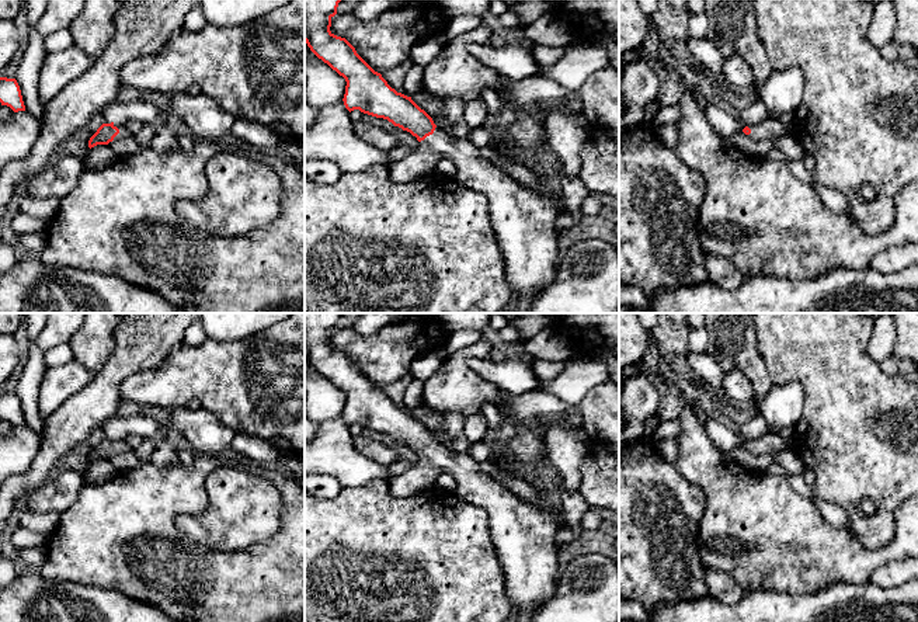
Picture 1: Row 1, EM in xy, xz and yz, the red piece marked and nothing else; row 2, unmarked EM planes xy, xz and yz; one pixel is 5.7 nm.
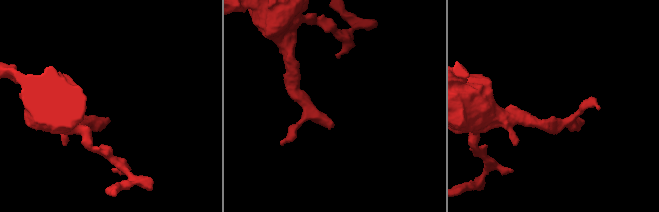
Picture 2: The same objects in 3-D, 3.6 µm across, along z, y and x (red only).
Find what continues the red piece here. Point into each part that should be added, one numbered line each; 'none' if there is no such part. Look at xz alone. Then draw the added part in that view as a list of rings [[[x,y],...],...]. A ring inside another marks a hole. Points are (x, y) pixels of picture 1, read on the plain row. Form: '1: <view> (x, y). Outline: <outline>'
1: xz (524, 532). Outline: [[[435,442],[434,448],[418,458],[406,472],[393,476],[387,484],[392,496],[410,497],[435,486],[437,477],[448,472],[456,482],[455,493],[470,504],[484,508],[500,564],[505,574],[505,595],[515,608],[528,608],[529,614],[547,602],[554,591],[559,570],[559,552],[556,534],[564,525],[564,517],[556,505],[542,507],[533,501],[518,498],[490,475],[479,469],[479,463],[467,452],[449,454],[445,446]]]

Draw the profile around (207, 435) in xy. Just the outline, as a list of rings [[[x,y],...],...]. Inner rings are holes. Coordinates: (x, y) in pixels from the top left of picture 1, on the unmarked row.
[[[187,406],[170,409],[168,427],[177,430],[197,455],[218,455],[233,439],[233,431],[205,409],[189,410]]]

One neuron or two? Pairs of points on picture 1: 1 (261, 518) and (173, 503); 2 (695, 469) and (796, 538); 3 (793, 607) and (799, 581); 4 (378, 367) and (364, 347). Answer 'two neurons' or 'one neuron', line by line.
1: two neurons
2: one neuron
3: two neurons
4: one neuron

